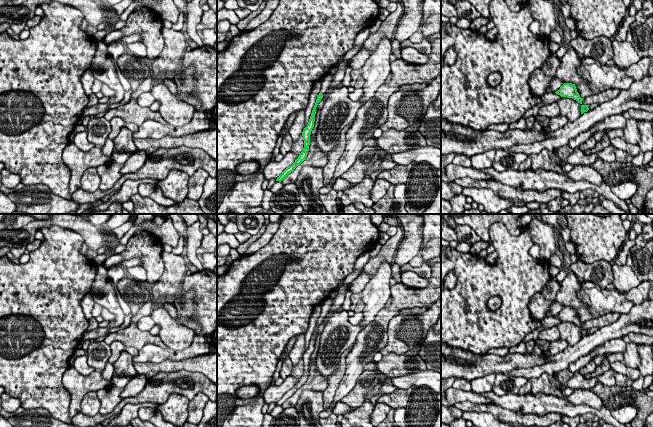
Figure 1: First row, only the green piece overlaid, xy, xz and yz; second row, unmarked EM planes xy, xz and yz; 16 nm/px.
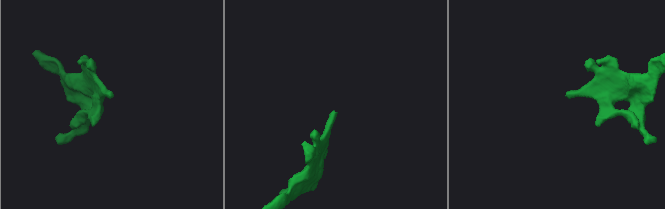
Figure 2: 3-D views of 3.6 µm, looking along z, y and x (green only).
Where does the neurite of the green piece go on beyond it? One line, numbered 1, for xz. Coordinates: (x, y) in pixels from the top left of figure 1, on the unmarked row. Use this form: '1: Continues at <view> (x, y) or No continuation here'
1: Continues at xz (327, 303)

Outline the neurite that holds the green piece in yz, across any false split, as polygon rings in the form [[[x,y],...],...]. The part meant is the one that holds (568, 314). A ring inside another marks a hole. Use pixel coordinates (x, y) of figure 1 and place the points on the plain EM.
[[[564,307],[558,315],[555,316],[561,321],[572,322],[576,324],[578,327],[582,328],[584,322],[581,322],[579,317],[577,316],[575,308],[572,307]]]

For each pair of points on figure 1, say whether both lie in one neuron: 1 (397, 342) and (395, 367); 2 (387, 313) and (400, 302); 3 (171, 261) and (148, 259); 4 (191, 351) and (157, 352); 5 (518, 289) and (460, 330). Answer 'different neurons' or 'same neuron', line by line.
1: different neurons
2: same neuron
3: different neurons
4: same neuron
5: same neuron

